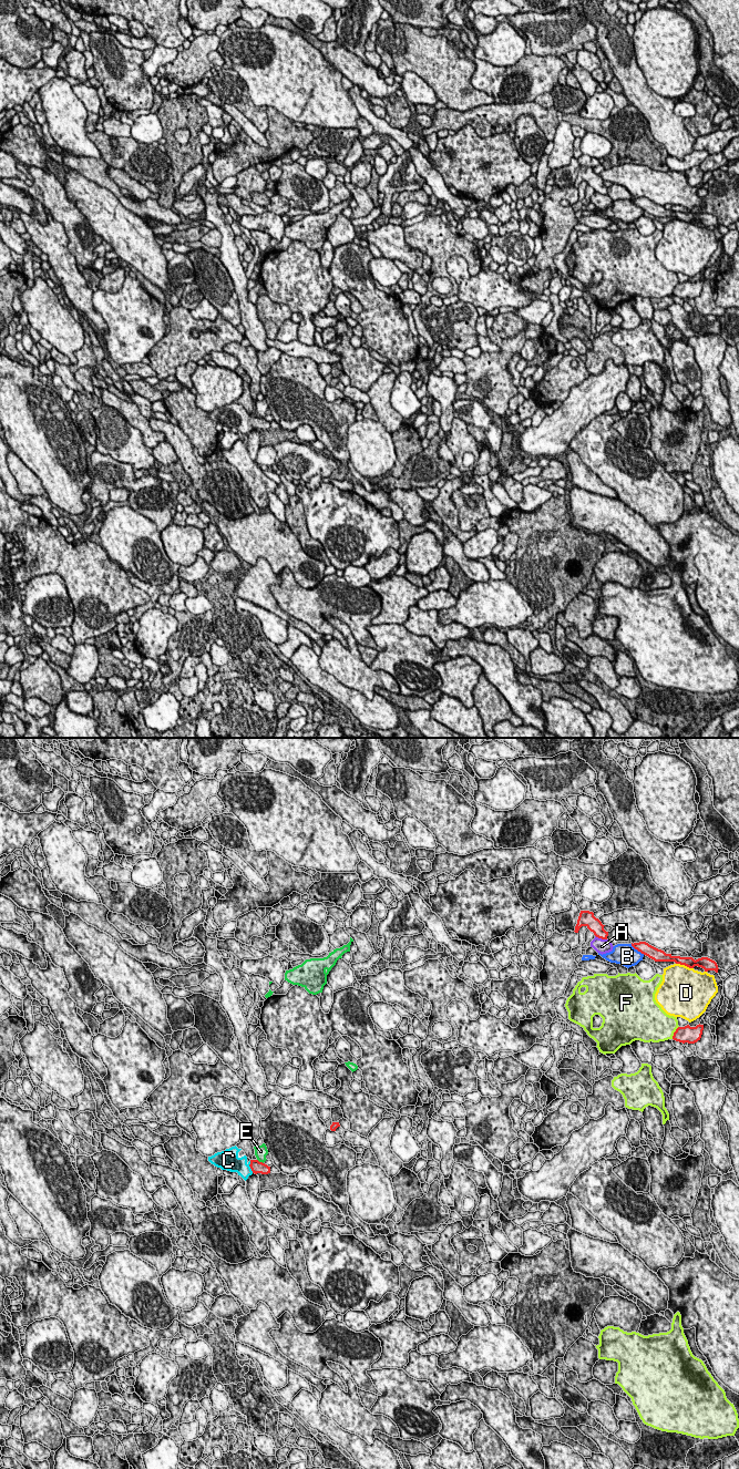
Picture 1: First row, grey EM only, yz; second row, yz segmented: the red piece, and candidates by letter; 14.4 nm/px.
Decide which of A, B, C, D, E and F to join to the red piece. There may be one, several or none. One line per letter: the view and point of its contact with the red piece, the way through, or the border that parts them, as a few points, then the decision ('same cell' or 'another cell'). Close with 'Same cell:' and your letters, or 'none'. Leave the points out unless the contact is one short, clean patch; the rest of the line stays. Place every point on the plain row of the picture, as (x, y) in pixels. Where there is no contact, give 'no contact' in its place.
A: yz (601, 193) | another cell
B: yz (637, 205) | another cell
C: yz (249, 421) | across yz (256, 422), (249, 421), (233, 419) | same cell
D: yz (685, 221) | another cell
E: yz (260, 418) | another cell
F: yz (674, 288) | another cell
Same cell: C

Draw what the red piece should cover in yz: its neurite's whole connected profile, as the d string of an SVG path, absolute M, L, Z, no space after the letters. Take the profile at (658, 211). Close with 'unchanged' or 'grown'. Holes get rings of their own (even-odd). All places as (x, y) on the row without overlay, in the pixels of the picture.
M646 197L632 198L632 202L655 217L675 217L676 219L685 220L689 224L698 222L704 224L705 227L715 226L718 228L719 225L717 218L708 213L701 213L695 216L692 213L673 212L671 209L666 209L664 206L654 203Z; unchanged

